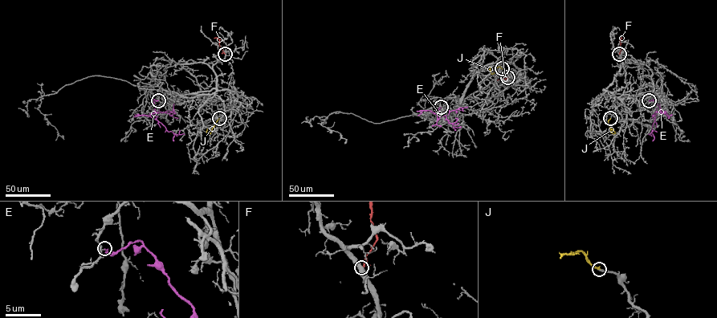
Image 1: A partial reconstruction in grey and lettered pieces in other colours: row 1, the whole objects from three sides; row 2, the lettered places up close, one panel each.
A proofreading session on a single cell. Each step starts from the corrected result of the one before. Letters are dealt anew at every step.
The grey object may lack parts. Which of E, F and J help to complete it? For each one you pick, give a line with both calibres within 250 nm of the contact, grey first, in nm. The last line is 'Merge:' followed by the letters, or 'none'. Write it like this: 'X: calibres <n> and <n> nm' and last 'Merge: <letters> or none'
Merge: none

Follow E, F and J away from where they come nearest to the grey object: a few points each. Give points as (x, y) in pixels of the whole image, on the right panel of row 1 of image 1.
E: (649, 100), (653, 99), (661, 110), (653, 113), (652, 131), (648, 134)
F: (619, 54), (621, 38)
J: (610, 118), (609, 125), (615, 133), (609, 128)

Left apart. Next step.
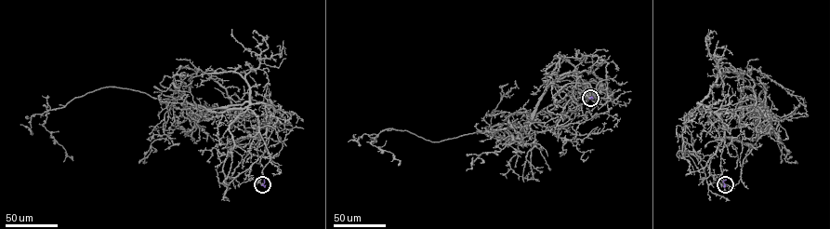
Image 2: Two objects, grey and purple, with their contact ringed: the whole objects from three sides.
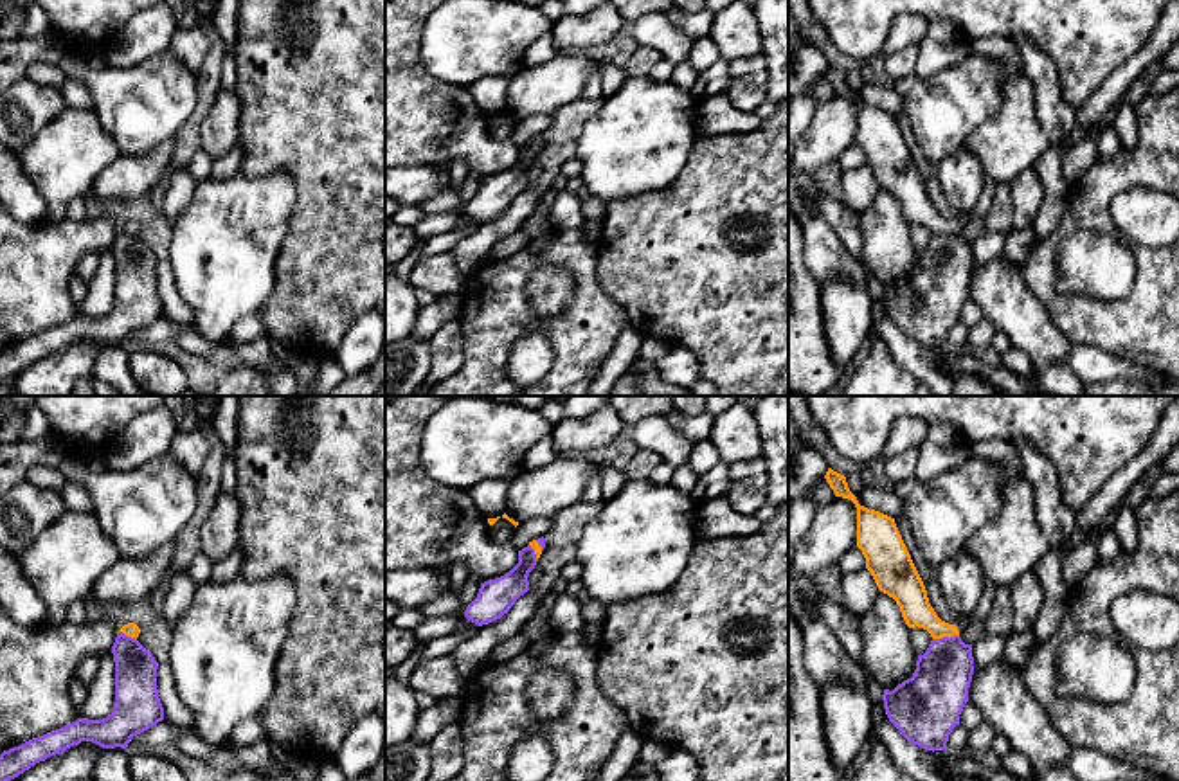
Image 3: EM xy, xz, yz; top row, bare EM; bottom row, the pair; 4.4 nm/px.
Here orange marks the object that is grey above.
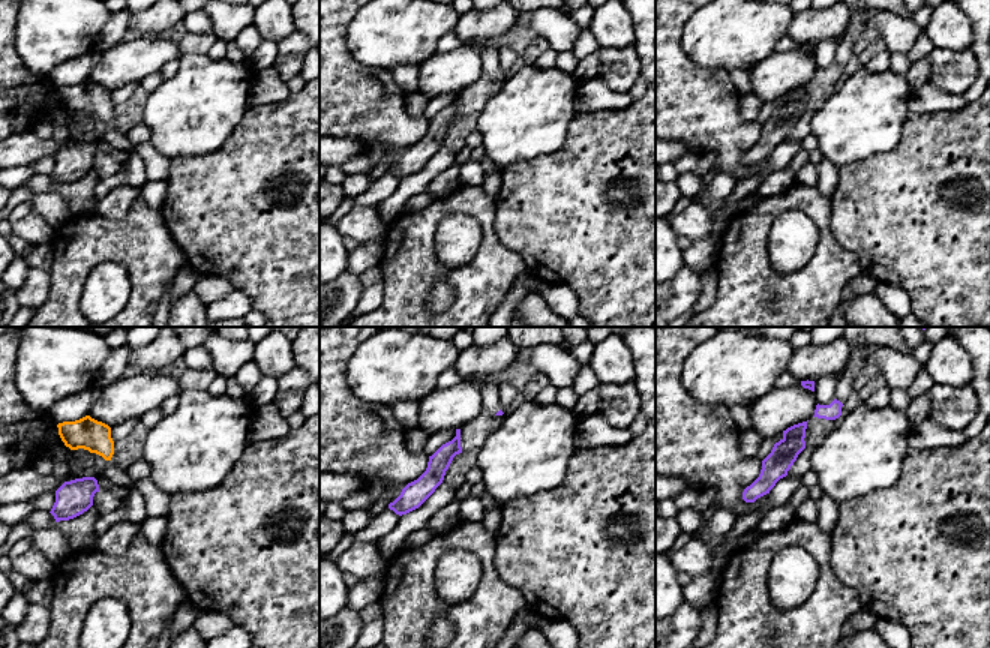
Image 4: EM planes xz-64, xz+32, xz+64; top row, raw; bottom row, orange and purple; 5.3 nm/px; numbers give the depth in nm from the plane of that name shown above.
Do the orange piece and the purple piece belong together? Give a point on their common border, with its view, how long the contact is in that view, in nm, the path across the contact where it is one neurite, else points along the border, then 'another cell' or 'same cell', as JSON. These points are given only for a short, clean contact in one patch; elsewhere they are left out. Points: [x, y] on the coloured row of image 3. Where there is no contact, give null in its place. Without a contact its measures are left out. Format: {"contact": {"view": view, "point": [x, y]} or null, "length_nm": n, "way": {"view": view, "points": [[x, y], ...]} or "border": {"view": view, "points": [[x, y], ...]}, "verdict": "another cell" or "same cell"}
{"contact": {"view": "yz", "point": [945, 636]}, "length_nm": 120, "border": {"view": "yz", "points": [[958, 634], [933, 639]]}, "verdict": "another cell"}

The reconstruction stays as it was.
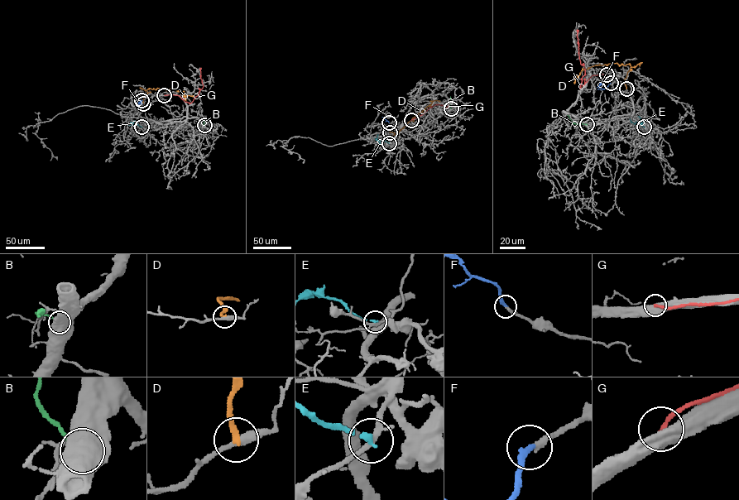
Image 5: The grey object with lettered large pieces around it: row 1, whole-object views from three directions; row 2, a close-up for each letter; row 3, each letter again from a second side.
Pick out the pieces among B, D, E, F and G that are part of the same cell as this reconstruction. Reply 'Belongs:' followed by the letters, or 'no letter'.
Belongs: F

